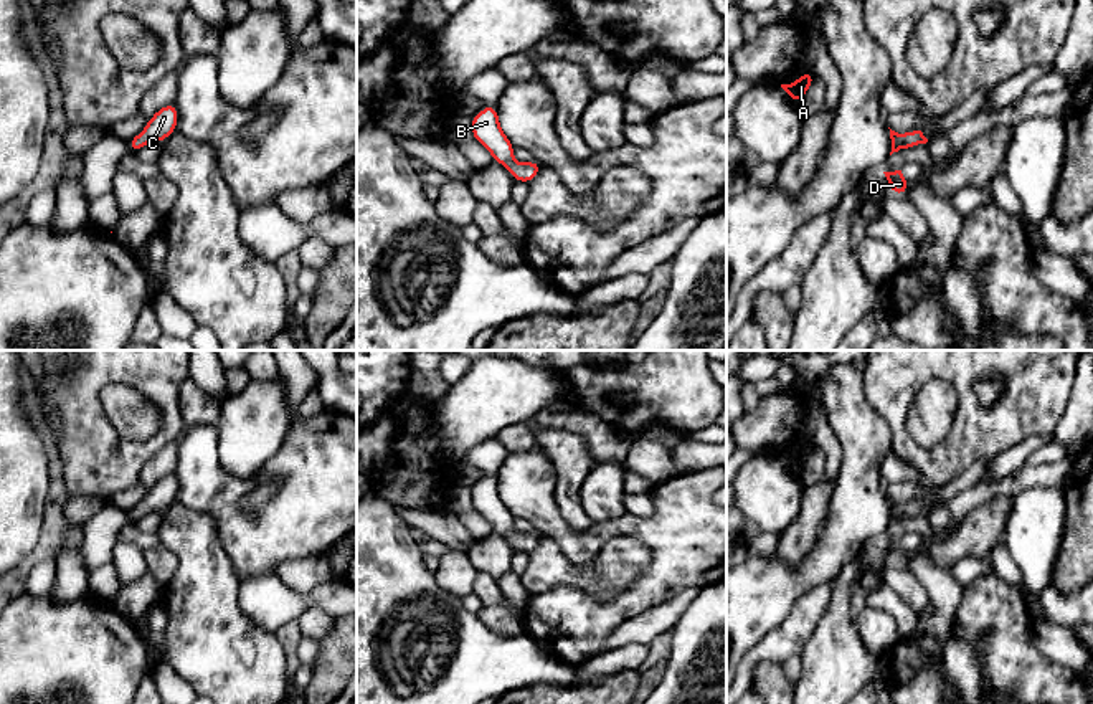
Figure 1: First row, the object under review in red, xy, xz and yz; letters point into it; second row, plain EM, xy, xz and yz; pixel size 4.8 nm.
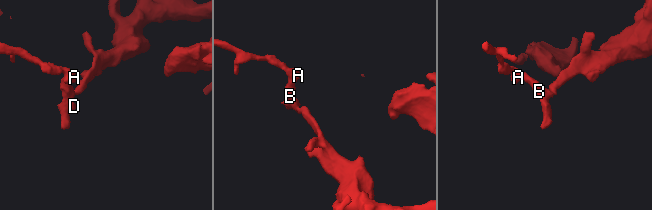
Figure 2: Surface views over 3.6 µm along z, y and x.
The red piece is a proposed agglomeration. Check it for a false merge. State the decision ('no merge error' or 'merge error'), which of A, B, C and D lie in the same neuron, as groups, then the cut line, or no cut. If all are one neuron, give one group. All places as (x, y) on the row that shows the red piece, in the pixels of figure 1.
no merge error; groups A B C D; cut none

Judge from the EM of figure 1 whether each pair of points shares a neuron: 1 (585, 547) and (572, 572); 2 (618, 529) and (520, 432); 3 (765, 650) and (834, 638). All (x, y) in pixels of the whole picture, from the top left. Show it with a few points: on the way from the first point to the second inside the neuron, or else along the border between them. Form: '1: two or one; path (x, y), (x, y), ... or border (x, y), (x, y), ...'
1: two; border (548, 537), (577, 564), (590, 564), (608, 541)
2: two; border (535, 443), (525, 450), (509, 453)
3: two; border (826, 610), (799, 655)

